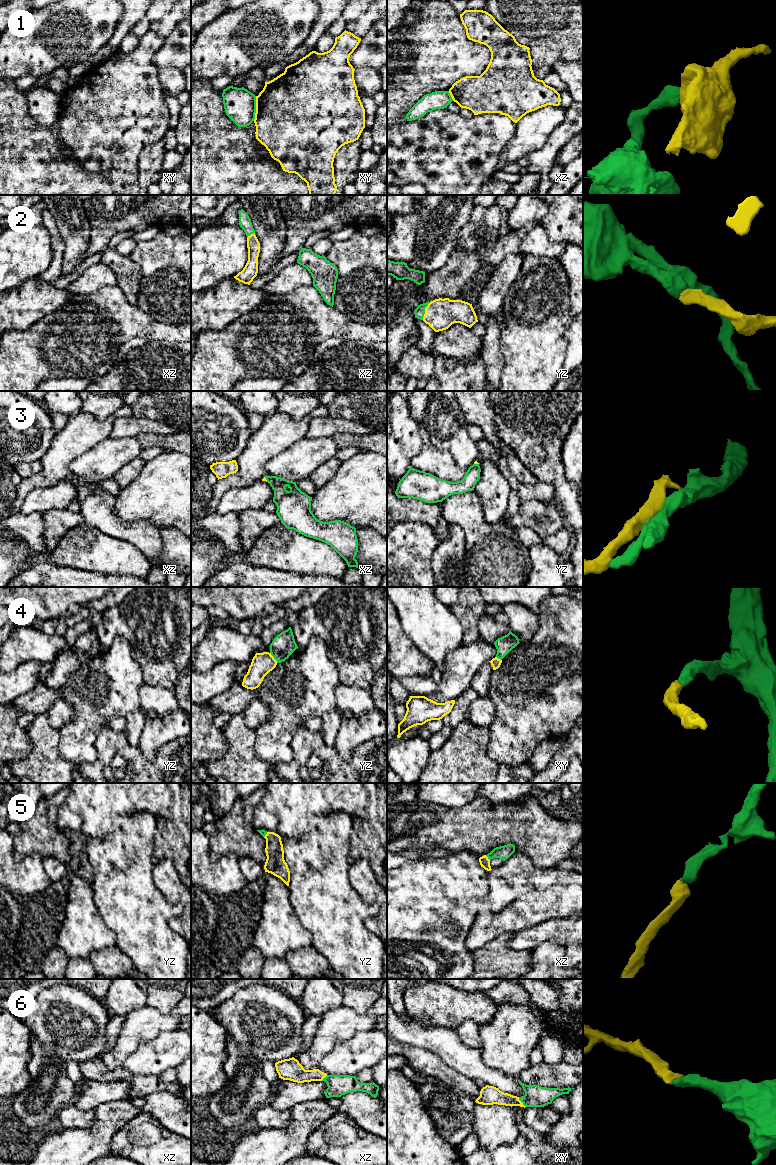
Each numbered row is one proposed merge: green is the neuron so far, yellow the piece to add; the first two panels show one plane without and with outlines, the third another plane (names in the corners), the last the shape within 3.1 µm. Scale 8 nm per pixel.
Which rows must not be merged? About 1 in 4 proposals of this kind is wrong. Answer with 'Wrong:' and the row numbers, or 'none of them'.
Wrong: 1, 3

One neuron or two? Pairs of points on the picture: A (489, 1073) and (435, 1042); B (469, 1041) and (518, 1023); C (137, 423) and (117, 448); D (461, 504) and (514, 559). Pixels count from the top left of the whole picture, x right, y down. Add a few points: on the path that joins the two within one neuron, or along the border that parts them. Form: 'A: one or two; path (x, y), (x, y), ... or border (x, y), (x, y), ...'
A: one; path (476, 1069), (466, 1060), (460, 1058), (448, 1046)
B: two; border (479, 1025), (480, 1047)
C: two; border (133, 436), (108, 437)
D: one; path (472, 518), (500, 546)

